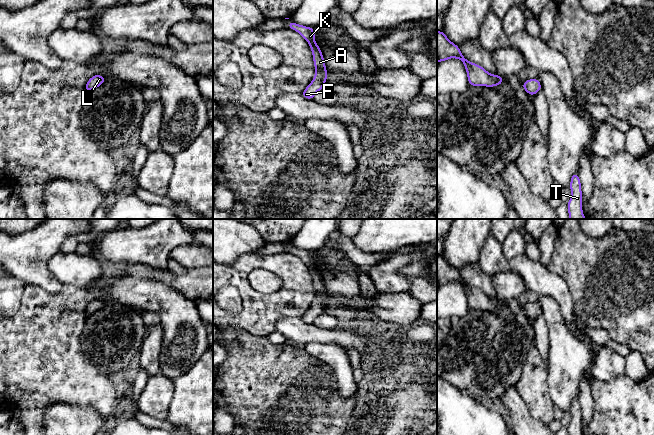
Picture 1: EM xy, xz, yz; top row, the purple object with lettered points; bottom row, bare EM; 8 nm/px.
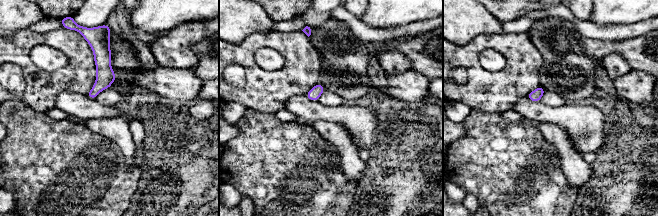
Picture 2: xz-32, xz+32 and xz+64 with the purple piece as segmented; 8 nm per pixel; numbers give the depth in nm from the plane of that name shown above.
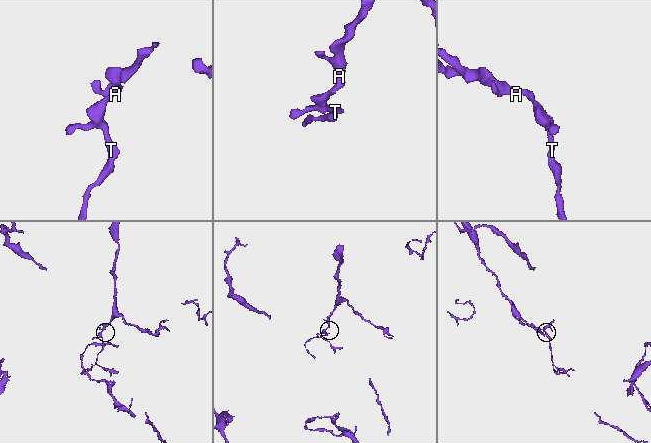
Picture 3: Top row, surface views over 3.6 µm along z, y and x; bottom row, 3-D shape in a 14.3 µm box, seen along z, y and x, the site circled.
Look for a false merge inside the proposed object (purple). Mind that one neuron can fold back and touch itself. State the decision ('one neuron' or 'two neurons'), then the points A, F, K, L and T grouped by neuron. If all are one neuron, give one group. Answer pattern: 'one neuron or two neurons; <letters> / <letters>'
one neuron; A F K L T

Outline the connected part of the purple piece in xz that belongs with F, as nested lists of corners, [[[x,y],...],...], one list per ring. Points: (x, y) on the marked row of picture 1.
[[[291,21],[288,22],[288,29],[298,32],[308,42],[312,50],[315,75],[314,79],[301,95],[309,100],[314,99],[315,94],[324,88],[325,82],[328,79],[326,77],[328,72],[326,70],[323,54],[321,53],[321,48],[315,42],[315,31],[312,27],[306,27]]]

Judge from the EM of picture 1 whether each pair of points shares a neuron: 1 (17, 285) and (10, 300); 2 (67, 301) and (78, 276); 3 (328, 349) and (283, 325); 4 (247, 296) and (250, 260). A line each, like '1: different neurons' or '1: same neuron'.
1: same neuron
2: different neurons
3: different neurons
4: same neuron

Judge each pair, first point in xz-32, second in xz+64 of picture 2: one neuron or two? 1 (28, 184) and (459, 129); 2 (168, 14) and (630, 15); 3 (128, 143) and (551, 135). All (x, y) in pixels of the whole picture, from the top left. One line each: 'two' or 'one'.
1: two
2: one
3: one

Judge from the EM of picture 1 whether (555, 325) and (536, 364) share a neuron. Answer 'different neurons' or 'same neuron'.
different neurons

